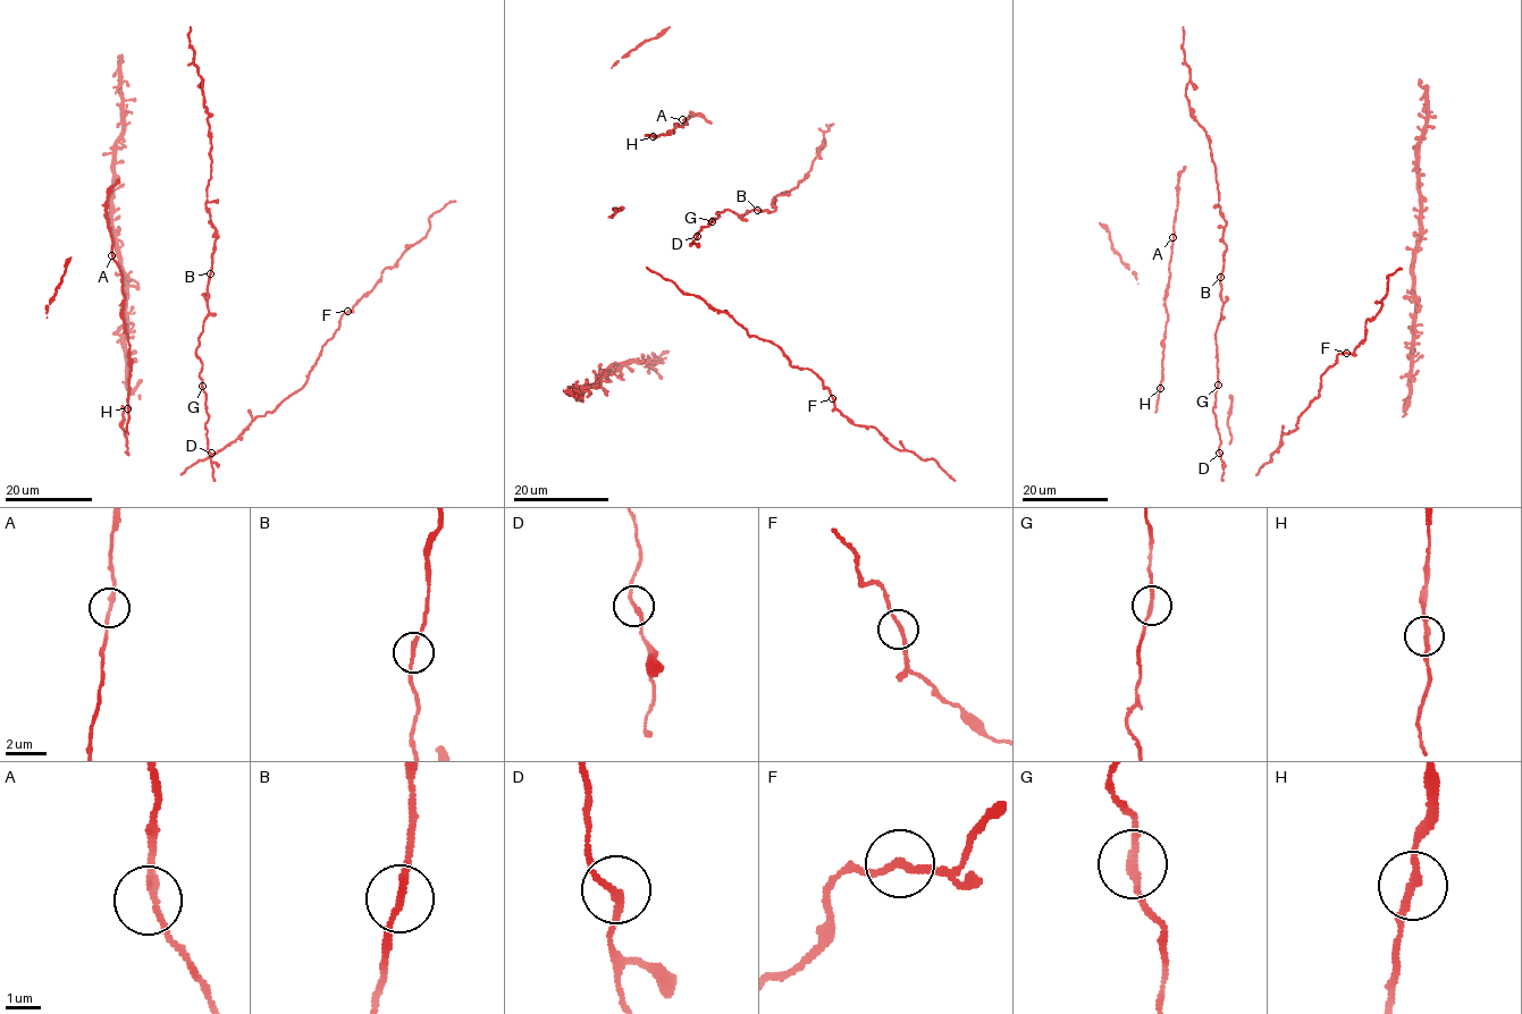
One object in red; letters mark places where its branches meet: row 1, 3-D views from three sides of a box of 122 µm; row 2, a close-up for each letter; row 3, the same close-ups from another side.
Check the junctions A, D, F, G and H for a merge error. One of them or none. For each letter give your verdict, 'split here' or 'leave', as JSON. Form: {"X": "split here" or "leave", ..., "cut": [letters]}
{"A": "leave", "D": "leave", "F": "leave", "G": "leave", "H": "leave", "cut": []}

